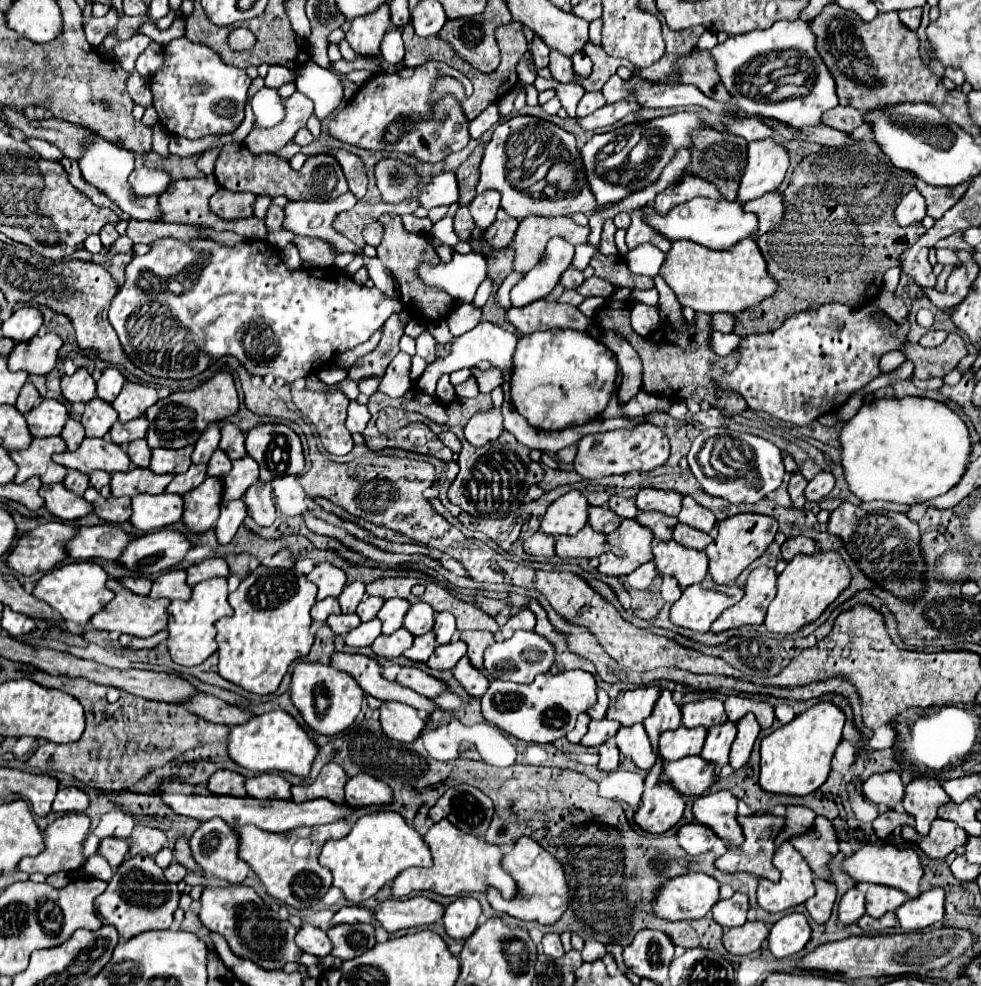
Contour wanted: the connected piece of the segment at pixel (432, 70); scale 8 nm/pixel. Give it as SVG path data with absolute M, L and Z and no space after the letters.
M429 61L415 67L409 79L401 79L399 75L379 73L373 75L355 97L337 113L329 123L329 135L361 147L369 151L397 151L419 159L421 163L439 163L447 155L461 151L469 143L469 121L465 119L459 103L453 97L443 97L433 109L429 109L429 95L433 91L433 83L439 75L451 75L463 83L467 97L473 93L471 81L449 67L447 63Z

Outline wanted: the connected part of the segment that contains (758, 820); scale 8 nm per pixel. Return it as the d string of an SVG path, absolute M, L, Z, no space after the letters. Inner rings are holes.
M753 815L753 817L739 817L739 825L743 827L743 835L745 835L743 845L739 849L729 847L727 853L715 861L715 867L723 873L753 873L759 879L779 881L779 871L773 867L771 859L775 853L773 841L785 827L785 819L775 815Z

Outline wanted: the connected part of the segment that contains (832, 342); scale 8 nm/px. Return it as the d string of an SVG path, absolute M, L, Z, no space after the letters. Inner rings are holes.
M885 291L875 299L873 305L863 309L851 309L843 303L829 303L815 309L799 311L787 317L781 327L777 327L771 333L761 335L747 335L739 343L739 363L737 367L723 377L723 389L737 391L753 411L763 411L771 417L777 417L781 421L789 421L793 425L809 425L819 415L825 415L829 411L837 411L851 393L865 387L869 381L873 381L879 375L879 359L881 355L895 351L903 347L909 333L909 321L907 321L907 307L903 299L897 293ZM877 315L883 315L885 319L893 321L897 327L887 329L877 319Z

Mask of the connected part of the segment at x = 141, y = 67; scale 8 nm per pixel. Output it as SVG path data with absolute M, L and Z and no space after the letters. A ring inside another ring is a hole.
M151 41L149 49L145 53L141 53L139 59L135 61L137 73L141 73L145 79L149 79L161 65L163 65L163 47L157 45L155 41ZM149 71L153 71L153 73L149 73Z

